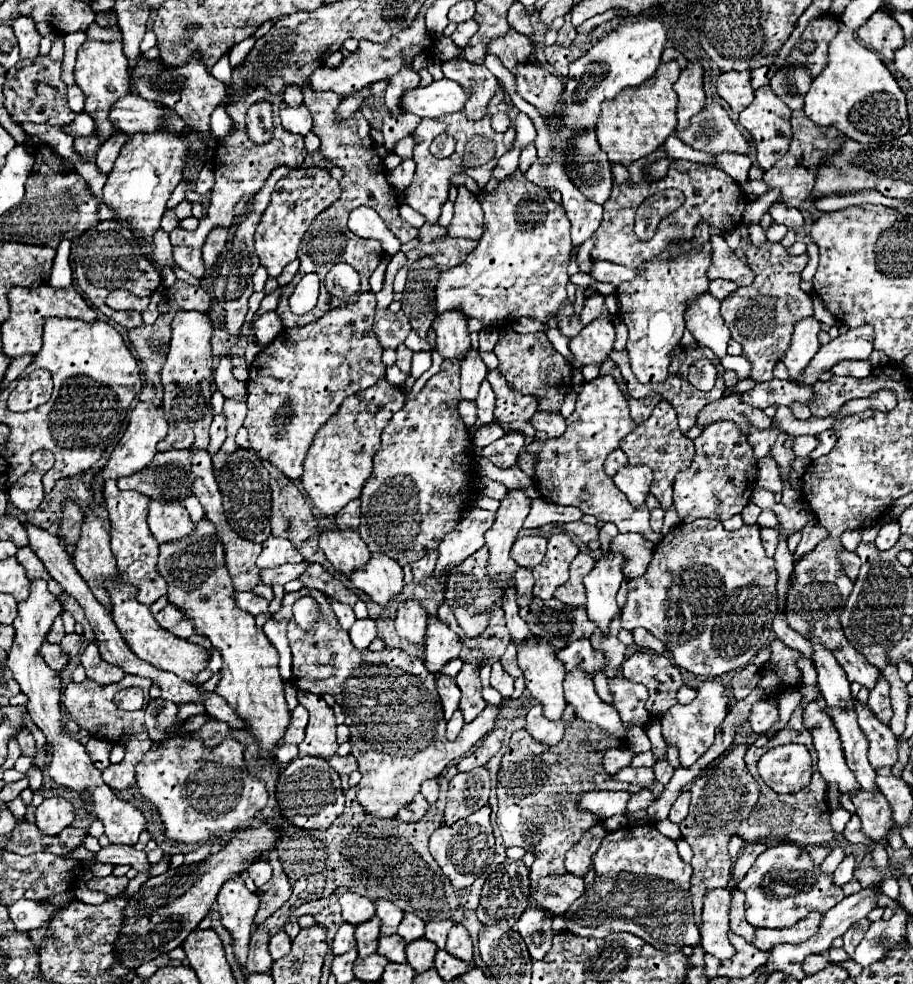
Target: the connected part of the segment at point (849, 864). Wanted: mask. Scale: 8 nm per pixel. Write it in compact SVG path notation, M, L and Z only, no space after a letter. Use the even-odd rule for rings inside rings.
M848 855L840 865L838 865L838 869L834 871L834 883L836 885L846 885L852 877L854 877L854 869L856 869L856 859L854 859L854 855Z

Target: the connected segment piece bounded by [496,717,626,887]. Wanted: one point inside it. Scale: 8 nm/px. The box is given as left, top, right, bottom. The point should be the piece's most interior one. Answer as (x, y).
(538, 786)

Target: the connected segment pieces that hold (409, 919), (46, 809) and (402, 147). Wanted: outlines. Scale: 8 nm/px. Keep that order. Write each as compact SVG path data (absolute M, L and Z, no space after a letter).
M404 915L402 923L400 923L400 927L398 927L398 935L400 935L406 943L424 937L424 923L422 923L422 919L418 919L416 915Z
M50 797L50 799L44 799L40 807L36 807L34 815L36 815L36 827L44 835L58 835L64 827L72 823L74 809L68 799Z
M408 135L408 137L404 137L402 141L396 143L394 153L396 153L398 157L402 157L402 159L412 159L412 149L414 149L414 137Z

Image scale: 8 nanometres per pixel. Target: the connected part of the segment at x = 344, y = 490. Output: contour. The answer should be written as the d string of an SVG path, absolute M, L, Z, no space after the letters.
M384 375L376 385L346 397L340 409L316 433L304 459L300 483L324 515L336 515L348 501L360 497L360 491L372 473L372 457L380 447L380 435L392 415L404 407L404 401L402 389L390 385Z

